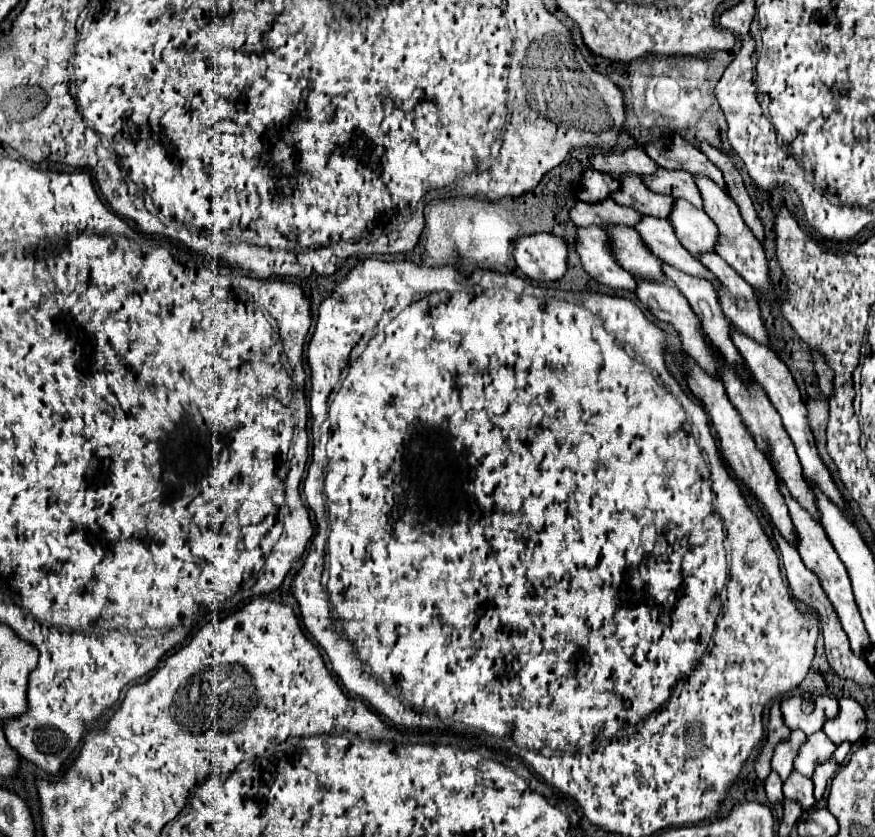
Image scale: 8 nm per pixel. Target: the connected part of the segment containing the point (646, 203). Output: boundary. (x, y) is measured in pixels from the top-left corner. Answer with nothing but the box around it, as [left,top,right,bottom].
[610,174,672,218]

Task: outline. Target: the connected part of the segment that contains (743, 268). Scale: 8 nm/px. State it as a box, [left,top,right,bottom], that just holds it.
[694,174,770,290]

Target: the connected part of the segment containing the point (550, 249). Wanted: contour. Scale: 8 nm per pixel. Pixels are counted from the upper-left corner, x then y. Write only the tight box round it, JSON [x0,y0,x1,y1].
[514,234,568,282]

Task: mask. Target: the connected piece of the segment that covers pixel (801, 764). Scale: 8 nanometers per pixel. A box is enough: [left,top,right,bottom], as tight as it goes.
[794,732,836,778]

